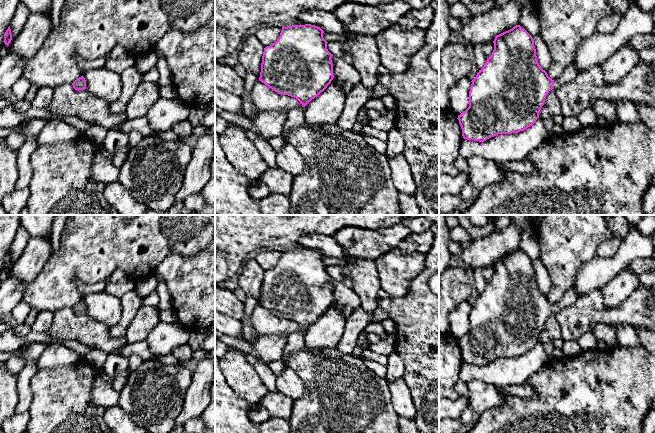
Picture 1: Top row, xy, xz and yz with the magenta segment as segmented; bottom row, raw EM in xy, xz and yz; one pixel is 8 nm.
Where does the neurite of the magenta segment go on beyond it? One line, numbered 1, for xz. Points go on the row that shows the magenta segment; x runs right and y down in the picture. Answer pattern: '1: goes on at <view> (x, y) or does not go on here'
1: does not go on here

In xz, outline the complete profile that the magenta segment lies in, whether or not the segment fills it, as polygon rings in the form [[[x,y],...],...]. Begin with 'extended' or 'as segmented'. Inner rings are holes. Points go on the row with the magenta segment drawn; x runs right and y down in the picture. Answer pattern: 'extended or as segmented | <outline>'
as segmented | [[[311,24],[282,26],[277,41],[264,48],[259,81],[278,94],[296,98],[305,107],[334,78],[333,55],[327,49],[323,33],[320,27]]]

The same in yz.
extended | [[[520,25],[497,35],[493,43],[494,50],[491,56],[487,58],[483,68],[471,81],[469,107],[457,118],[462,129],[462,136],[467,140],[484,142],[498,134],[518,133],[526,130],[539,118],[539,112],[549,91],[571,82],[580,73],[572,63],[565,68],[558,78],[552,80],[538,63],[532,36]]]

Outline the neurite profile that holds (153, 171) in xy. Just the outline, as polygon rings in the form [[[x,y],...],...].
[[[144,137],[137,145],[130,146],[127,157],[119,168],[119,182],[138,202],[150,210],[165,211],[175,203],[180,190],[185,168],[190,162],[193,148],[185,141],[165,141],[160,138]]]

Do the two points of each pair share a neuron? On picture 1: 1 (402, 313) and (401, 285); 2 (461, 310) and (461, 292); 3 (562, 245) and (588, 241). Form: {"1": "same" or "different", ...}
{"1": "different", "2": "different", "3": "same"}

